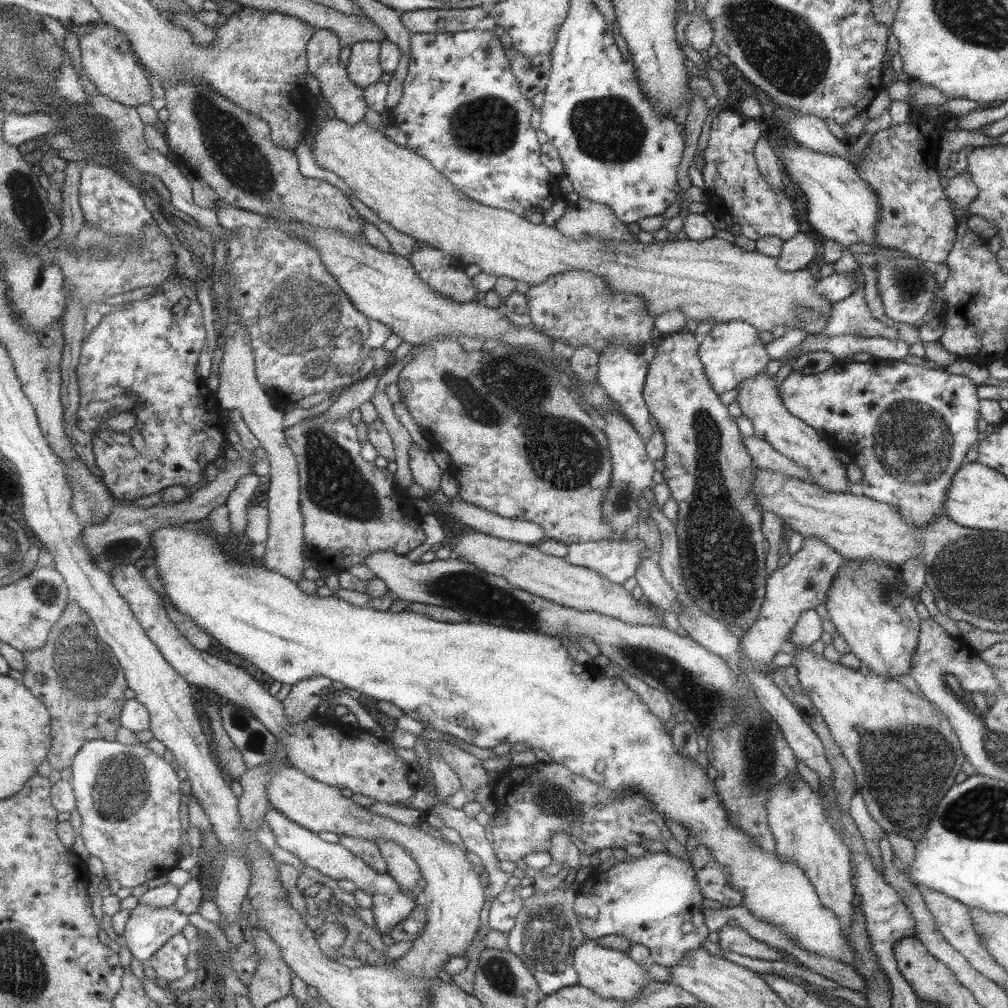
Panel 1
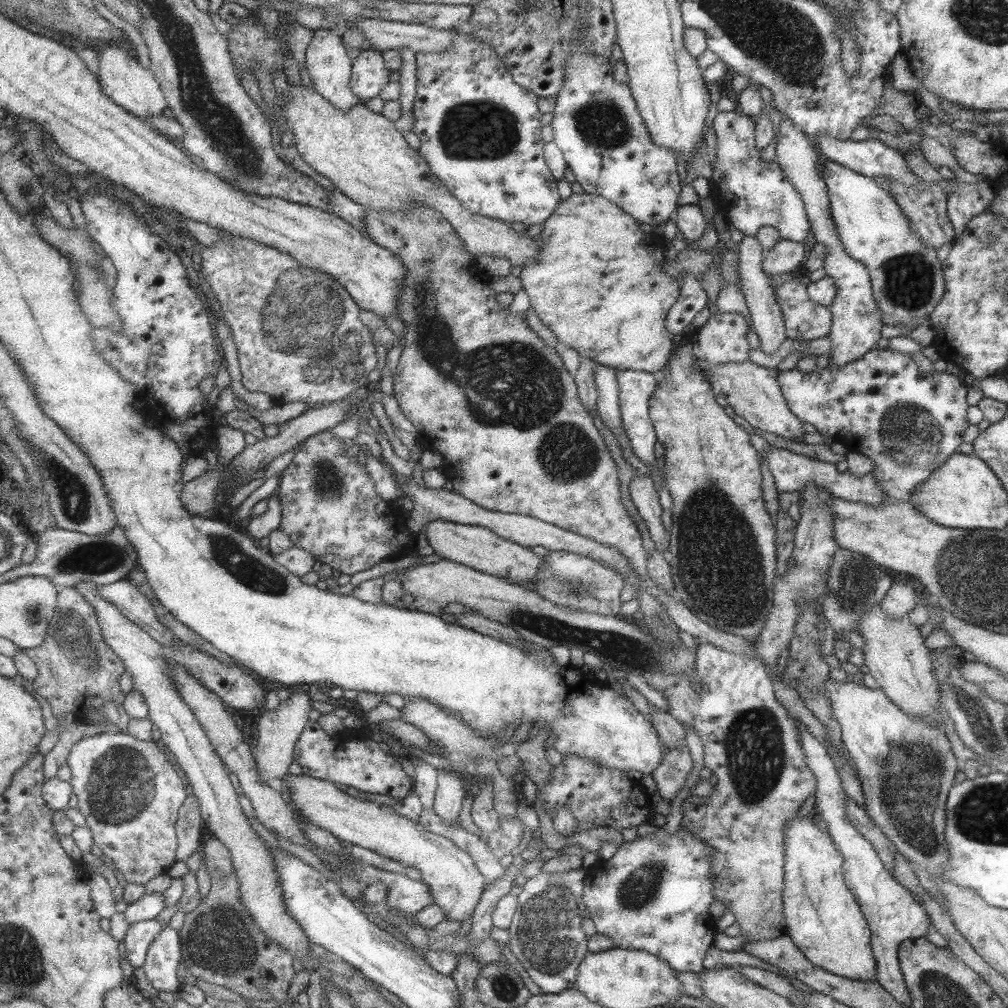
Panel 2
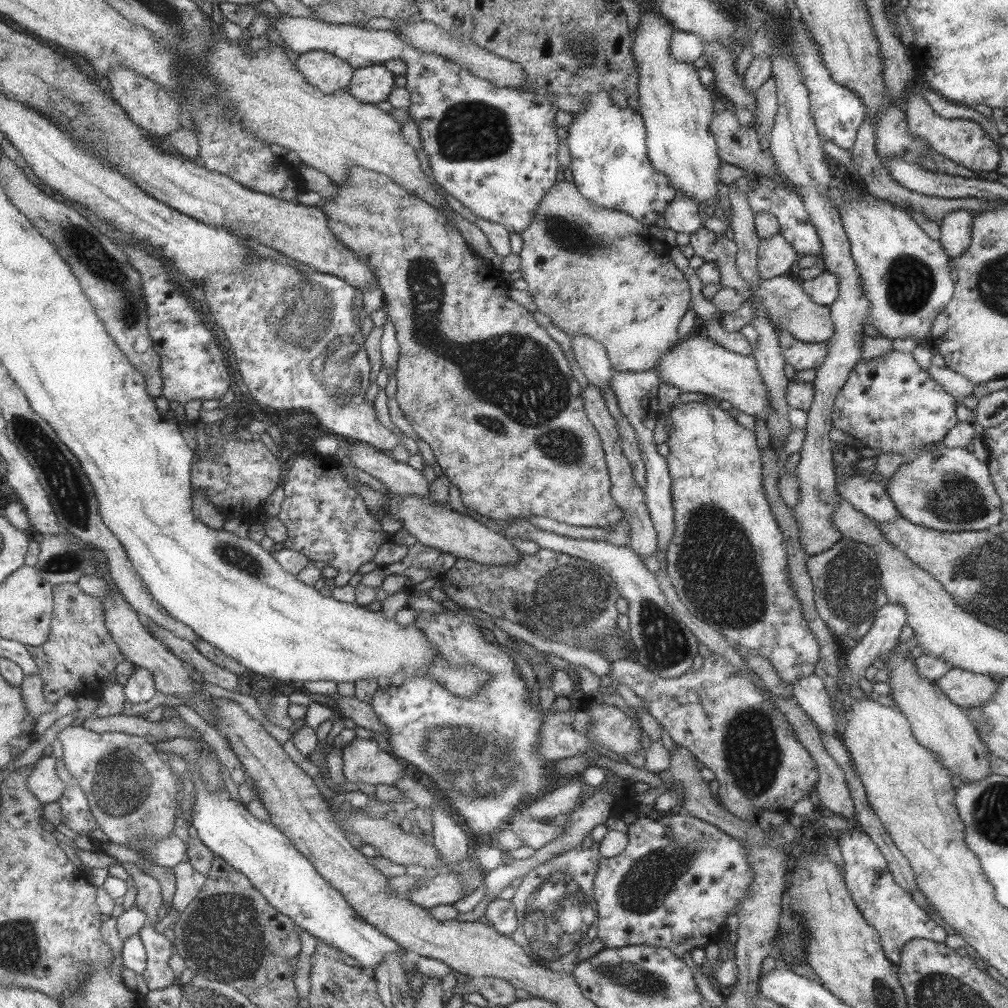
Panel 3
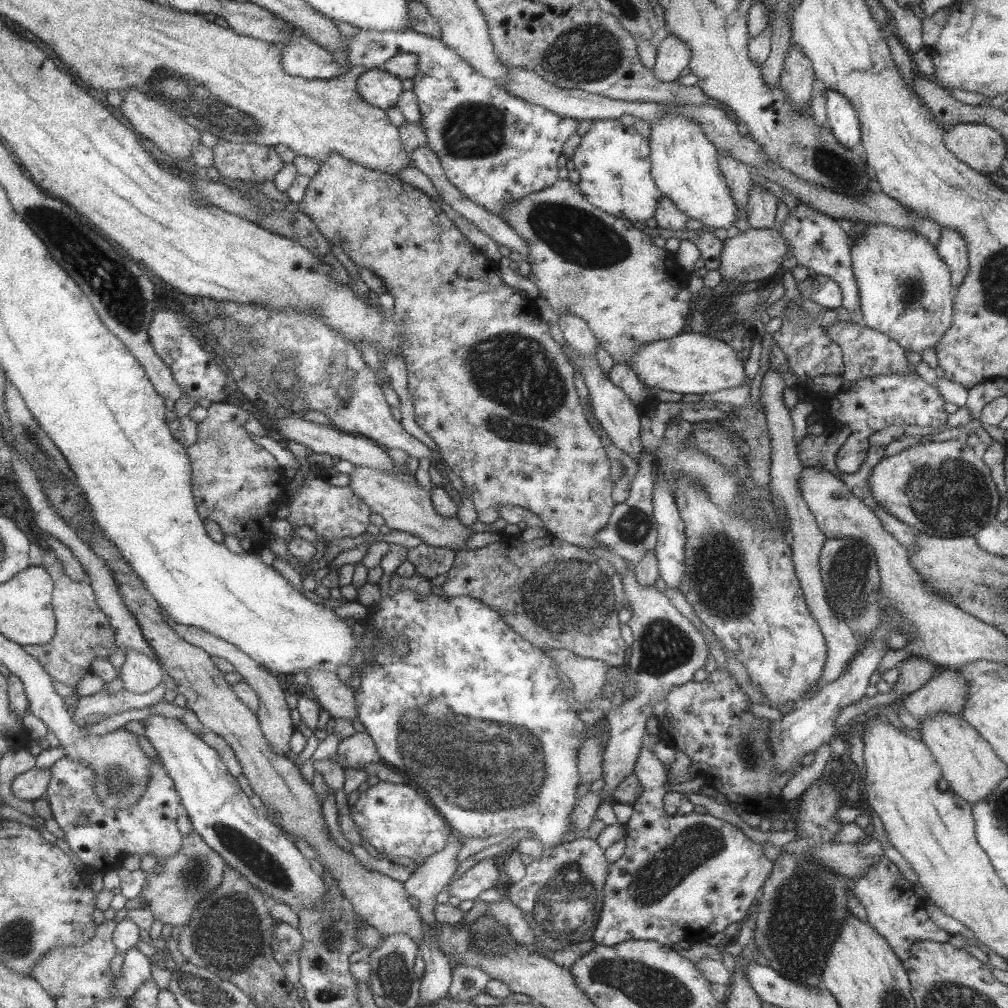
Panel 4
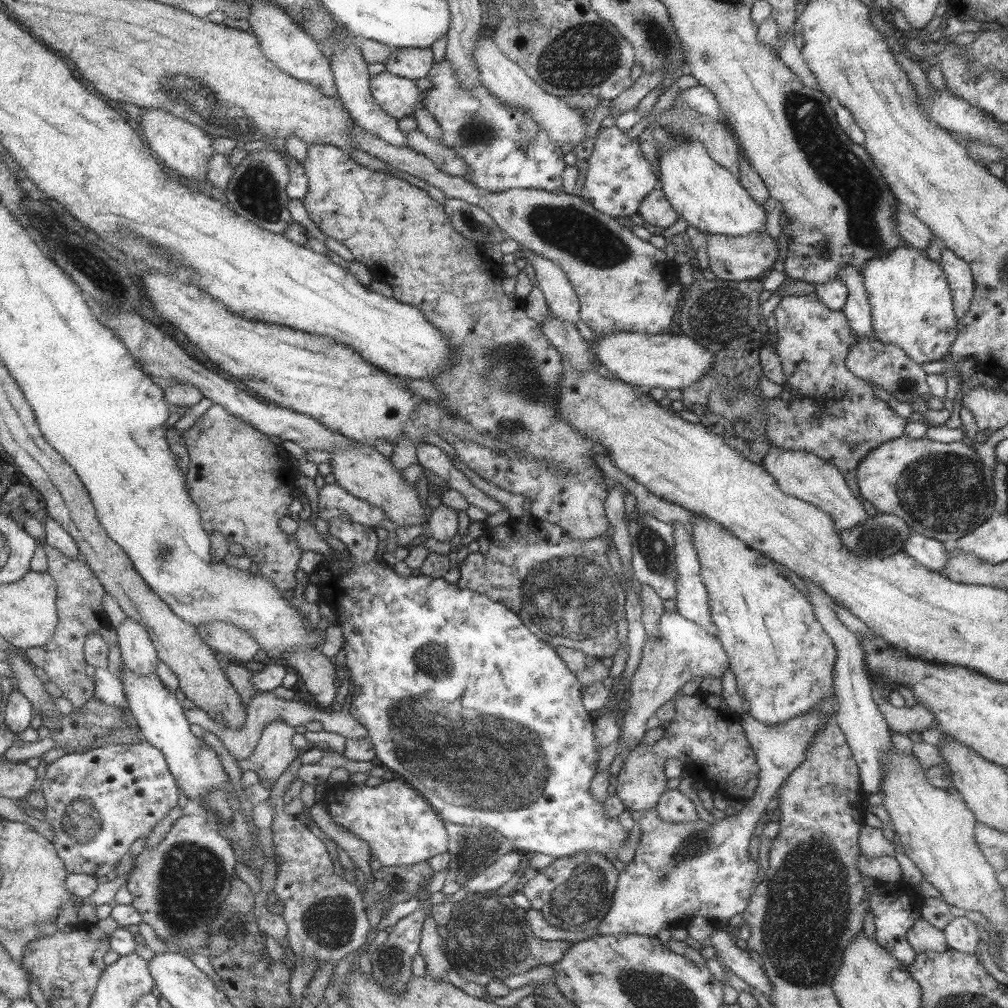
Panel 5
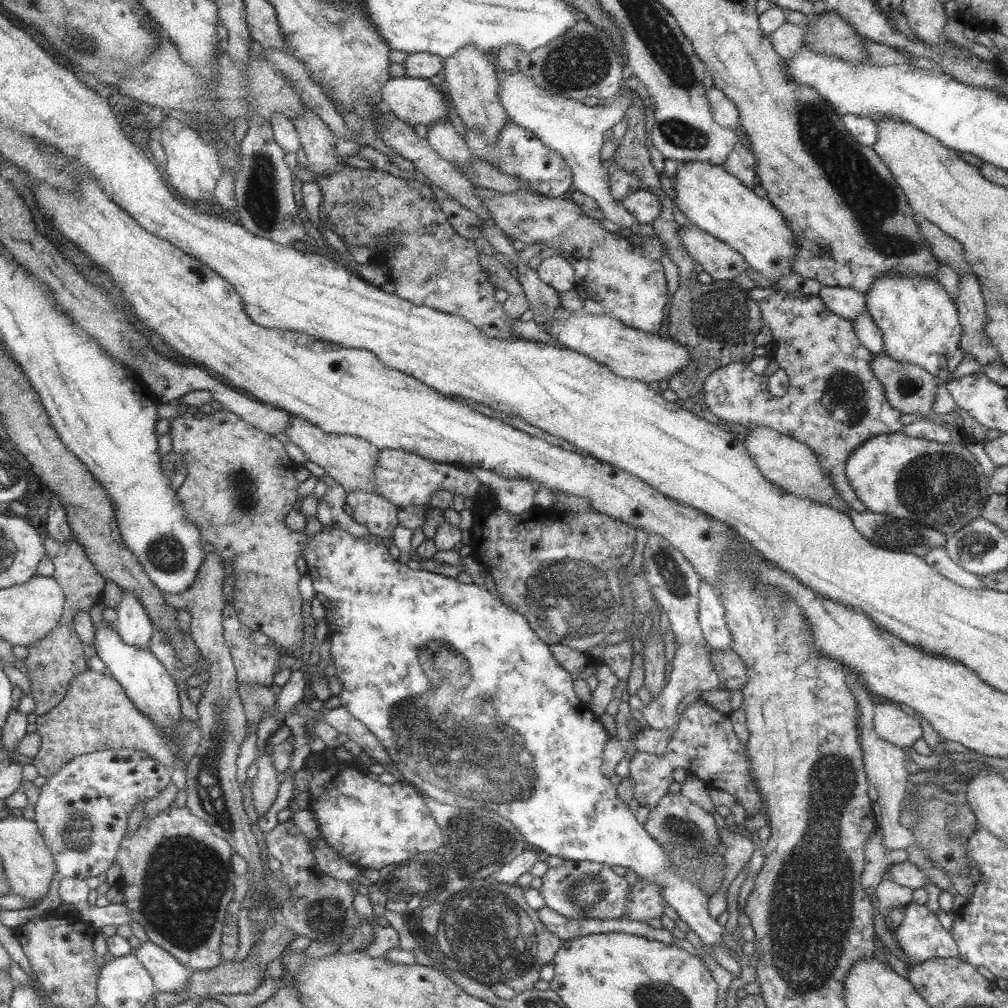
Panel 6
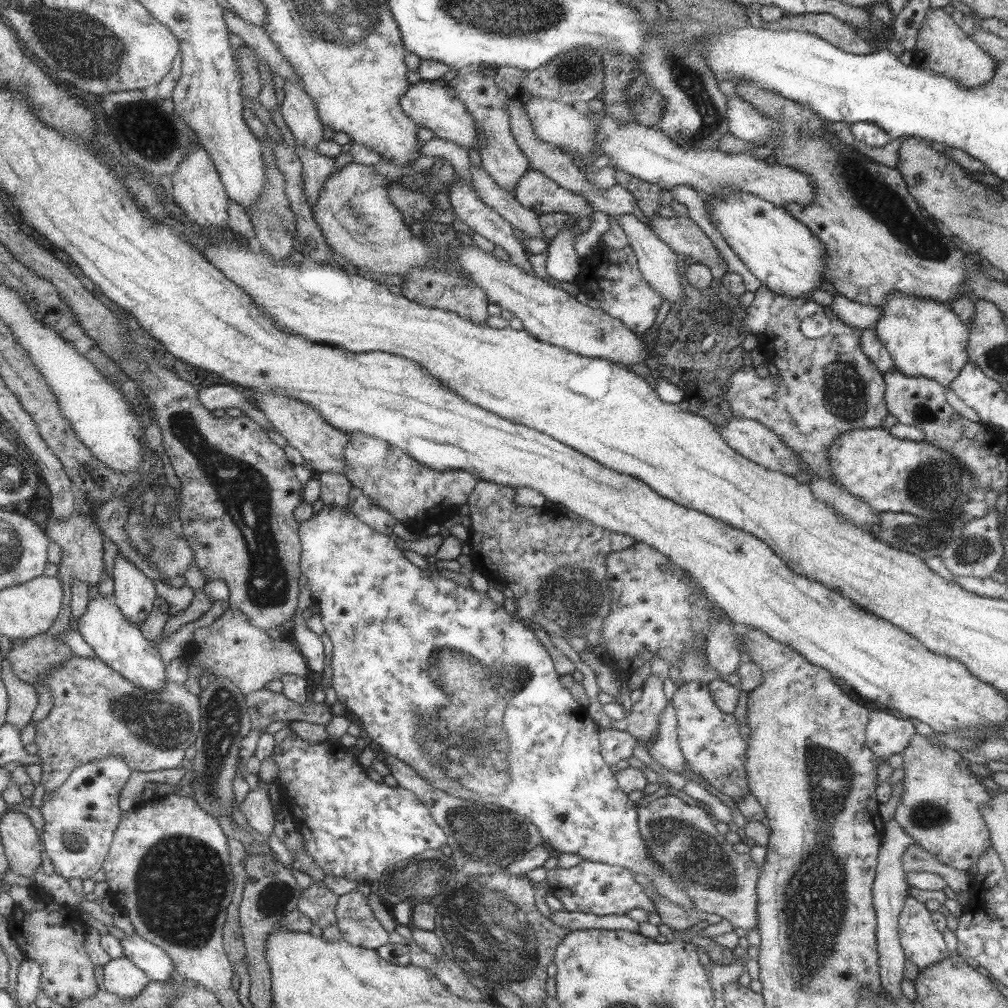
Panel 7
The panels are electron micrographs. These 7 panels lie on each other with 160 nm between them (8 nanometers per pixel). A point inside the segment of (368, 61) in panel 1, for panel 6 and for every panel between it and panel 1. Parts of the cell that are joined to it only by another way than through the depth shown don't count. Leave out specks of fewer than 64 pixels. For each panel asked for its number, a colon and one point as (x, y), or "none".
2: (368, 75)
3: (370, 84)
4: (379, 88)
5: (398, 97)
6: (415, 101)

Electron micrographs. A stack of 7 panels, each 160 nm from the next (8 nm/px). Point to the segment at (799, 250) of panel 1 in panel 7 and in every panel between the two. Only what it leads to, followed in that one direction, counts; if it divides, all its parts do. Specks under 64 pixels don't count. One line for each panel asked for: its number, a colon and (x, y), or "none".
2: (785, 255)
3: (775, 256)
4: (752, 255)
5: (740, 258)
6: (718, 259)
7: (680, 234)

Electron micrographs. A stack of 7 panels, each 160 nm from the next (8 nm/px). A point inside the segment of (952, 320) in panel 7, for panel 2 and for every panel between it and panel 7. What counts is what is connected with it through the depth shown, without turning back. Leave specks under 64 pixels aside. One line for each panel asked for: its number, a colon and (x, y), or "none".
2: (907, 280)
3: (905, 276)
4: (905, 291)
5: (910, 301)
6: (919, 324)

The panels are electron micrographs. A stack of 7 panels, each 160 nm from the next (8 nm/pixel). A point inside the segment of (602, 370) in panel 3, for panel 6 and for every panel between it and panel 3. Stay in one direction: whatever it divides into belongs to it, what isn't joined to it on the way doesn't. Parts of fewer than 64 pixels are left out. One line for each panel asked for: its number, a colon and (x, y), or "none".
4: (576, 333)
5: (560, 298)
6: (555, 272)

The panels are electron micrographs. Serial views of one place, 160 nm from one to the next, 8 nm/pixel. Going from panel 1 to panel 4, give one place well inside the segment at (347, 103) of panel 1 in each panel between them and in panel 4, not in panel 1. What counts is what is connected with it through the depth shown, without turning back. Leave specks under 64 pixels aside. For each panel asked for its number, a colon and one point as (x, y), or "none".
2: (329, 65)
3: (324, 70)
4: (303, 57)

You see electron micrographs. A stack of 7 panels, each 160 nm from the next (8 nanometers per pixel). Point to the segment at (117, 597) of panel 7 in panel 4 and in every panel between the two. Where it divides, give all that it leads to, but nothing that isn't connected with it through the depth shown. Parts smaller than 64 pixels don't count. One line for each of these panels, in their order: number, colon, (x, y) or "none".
4: (140, 674)
5: (139, 655)
6: (135, 627)

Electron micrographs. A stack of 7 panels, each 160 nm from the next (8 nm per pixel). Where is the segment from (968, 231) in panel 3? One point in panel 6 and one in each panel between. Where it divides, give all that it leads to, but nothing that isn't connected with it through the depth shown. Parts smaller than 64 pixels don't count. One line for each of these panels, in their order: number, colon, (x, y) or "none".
4: (951, 246)
5: (958, 273)
6: (969, 301)

